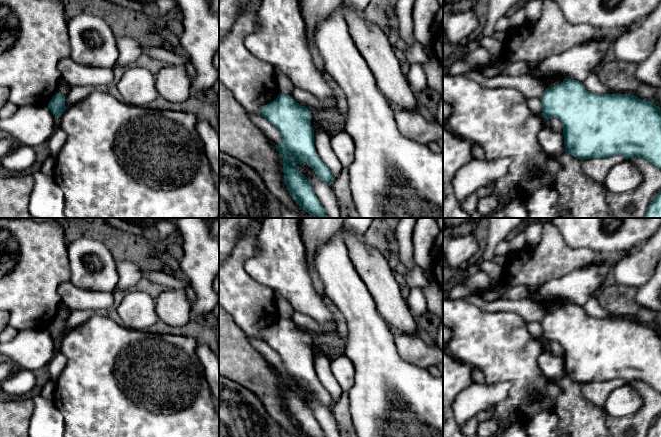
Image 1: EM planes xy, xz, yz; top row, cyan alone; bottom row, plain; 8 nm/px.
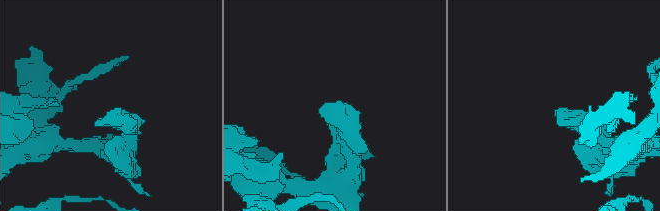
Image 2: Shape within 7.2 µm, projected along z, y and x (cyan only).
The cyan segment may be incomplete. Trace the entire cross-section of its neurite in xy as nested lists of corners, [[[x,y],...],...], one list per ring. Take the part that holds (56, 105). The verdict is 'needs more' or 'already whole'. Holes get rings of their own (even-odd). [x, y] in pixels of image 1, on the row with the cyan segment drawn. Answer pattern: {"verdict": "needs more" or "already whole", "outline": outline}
{"verdict": "already whole", "outline": [[[56,92],[48,104],[48,108],[56,118],[59,118],[66,110],[65,98],[66,96]]]}

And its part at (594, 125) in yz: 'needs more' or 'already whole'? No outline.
already whole

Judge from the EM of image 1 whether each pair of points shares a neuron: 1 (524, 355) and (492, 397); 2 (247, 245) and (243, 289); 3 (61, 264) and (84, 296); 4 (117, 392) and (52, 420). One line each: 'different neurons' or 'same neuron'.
1: different neurons
2: same neuron
3: different neurons
4: different neurons

